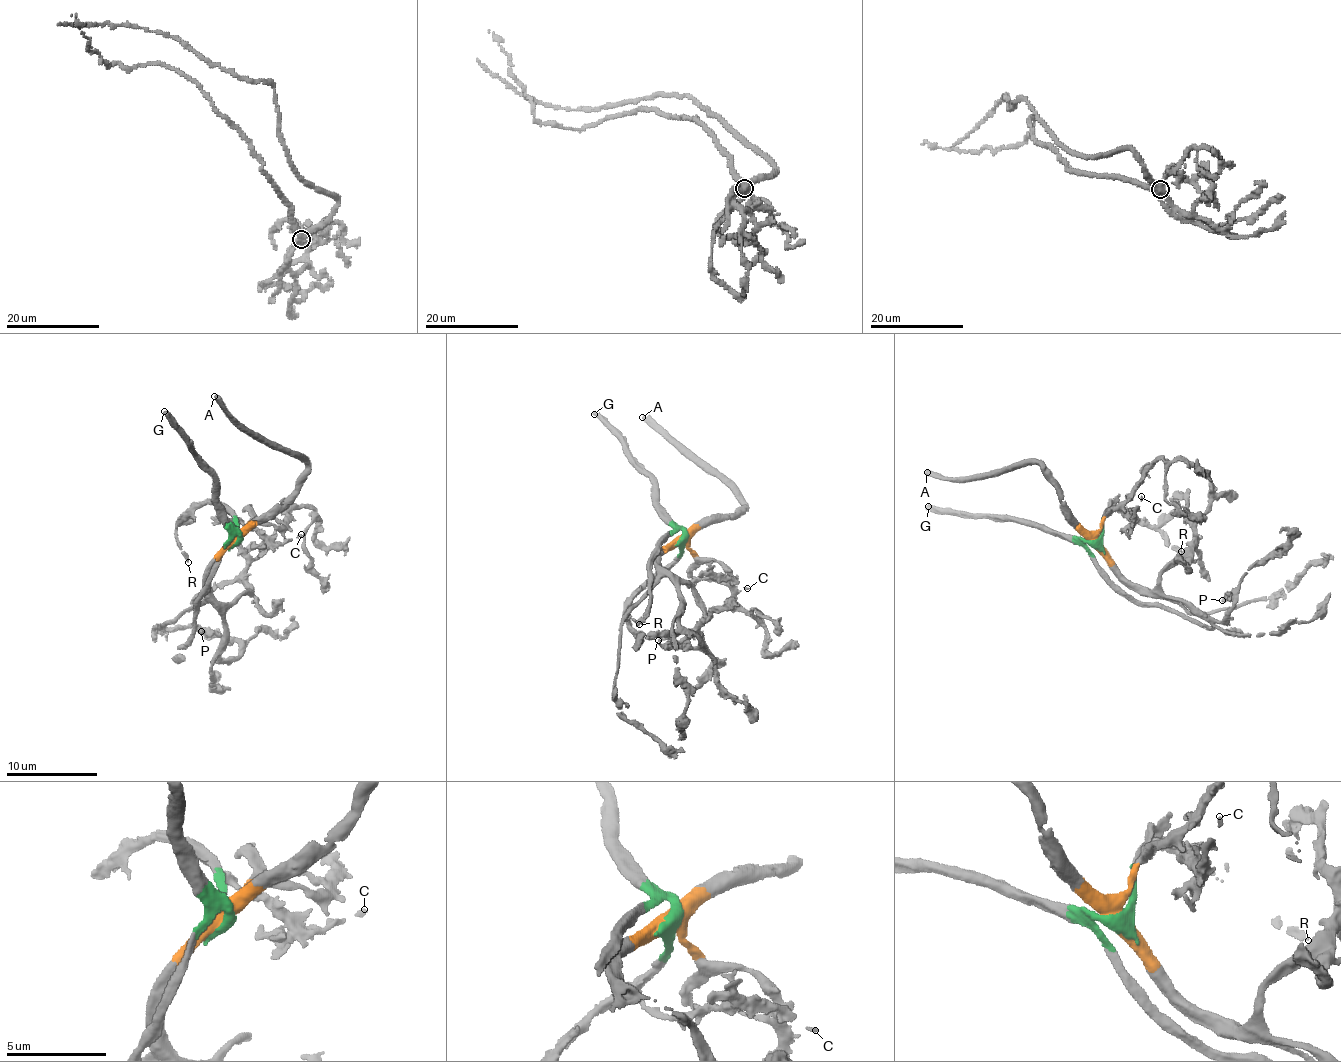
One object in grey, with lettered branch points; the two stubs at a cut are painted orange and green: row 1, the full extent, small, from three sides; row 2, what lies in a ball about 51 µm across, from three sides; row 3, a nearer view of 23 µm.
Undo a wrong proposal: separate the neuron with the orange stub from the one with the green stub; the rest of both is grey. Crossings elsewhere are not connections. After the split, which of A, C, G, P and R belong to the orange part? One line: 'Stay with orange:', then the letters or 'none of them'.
Stay with orange: A, P

